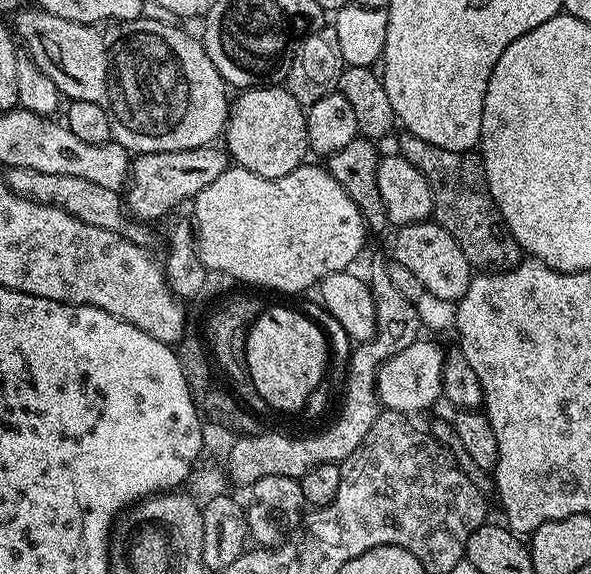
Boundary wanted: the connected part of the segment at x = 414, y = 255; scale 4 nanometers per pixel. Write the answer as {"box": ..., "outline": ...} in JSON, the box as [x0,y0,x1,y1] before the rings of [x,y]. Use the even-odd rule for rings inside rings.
{"box":[391,219,474,302],"outline":[[[427,219],[396,228],[394,234],[396,237],[392,240],[391,259],[412,271],[421,280],[426,292],[453,302],[464,297],[472,281],[474,269],[466,254],[462,254],[462,246],[458,246],[458,242],[450,238],[450,234],[441,224]]]}

